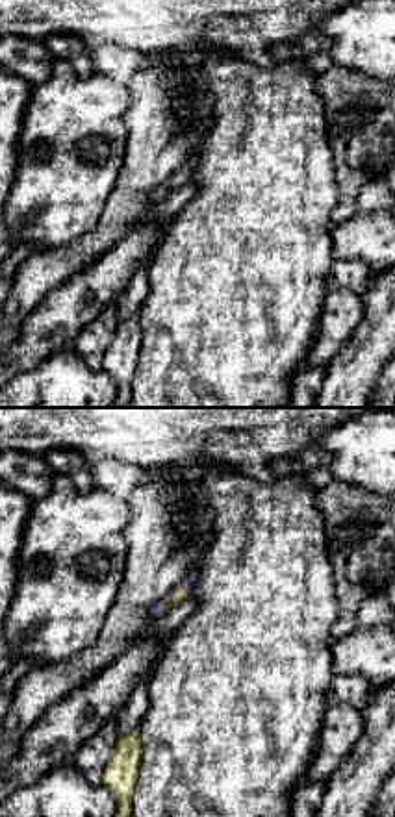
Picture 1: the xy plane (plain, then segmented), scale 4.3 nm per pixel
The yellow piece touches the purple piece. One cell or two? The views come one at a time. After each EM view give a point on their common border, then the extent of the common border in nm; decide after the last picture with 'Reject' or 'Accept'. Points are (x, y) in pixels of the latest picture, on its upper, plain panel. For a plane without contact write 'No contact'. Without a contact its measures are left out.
Touches yellow at (169, 182). Shared border 130 nm

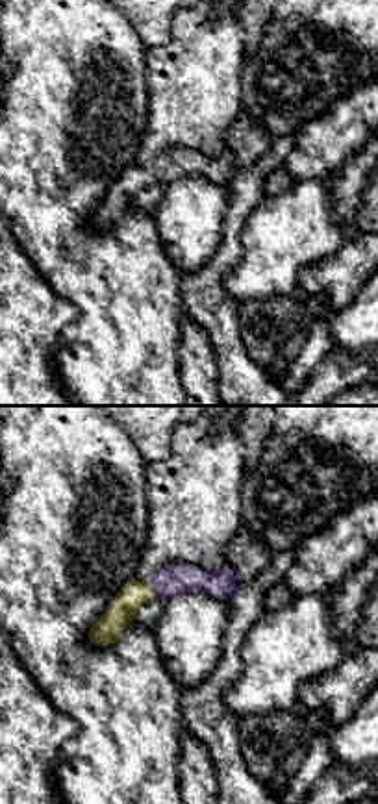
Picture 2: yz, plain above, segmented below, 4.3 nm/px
Touches yellow at (151, 175). Shared border 80 nm

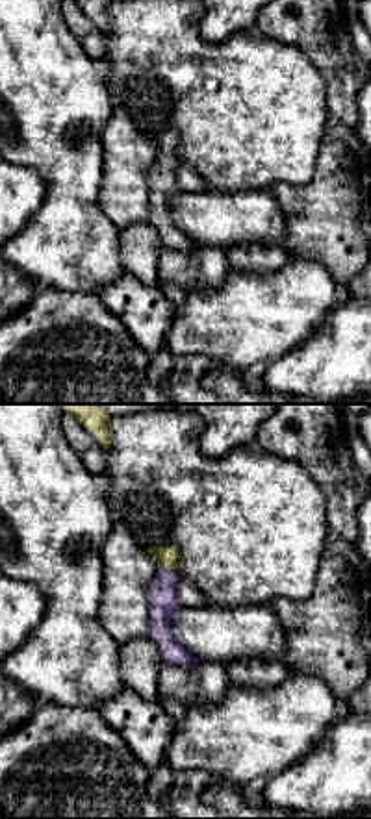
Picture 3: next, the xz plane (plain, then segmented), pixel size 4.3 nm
Touches yellow at (167, 152). Shared border 70 nm

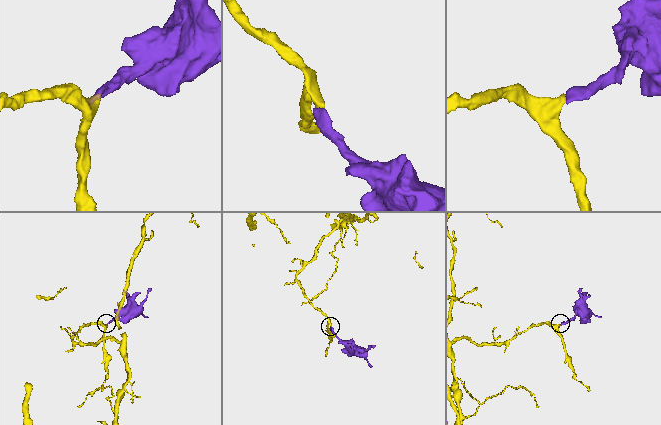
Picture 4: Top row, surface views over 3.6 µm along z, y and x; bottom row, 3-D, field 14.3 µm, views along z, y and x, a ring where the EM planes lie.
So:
Accept

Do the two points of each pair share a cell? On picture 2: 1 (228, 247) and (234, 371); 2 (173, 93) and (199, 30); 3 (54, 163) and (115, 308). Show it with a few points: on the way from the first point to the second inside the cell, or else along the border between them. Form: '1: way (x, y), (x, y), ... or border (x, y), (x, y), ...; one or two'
1: way (215, 278), (215, 312), (226, 339); one
2: way (188, 78), (199, 67), (199, 45); one
3: way (52, 199), (52, 226), (95, 273); one

